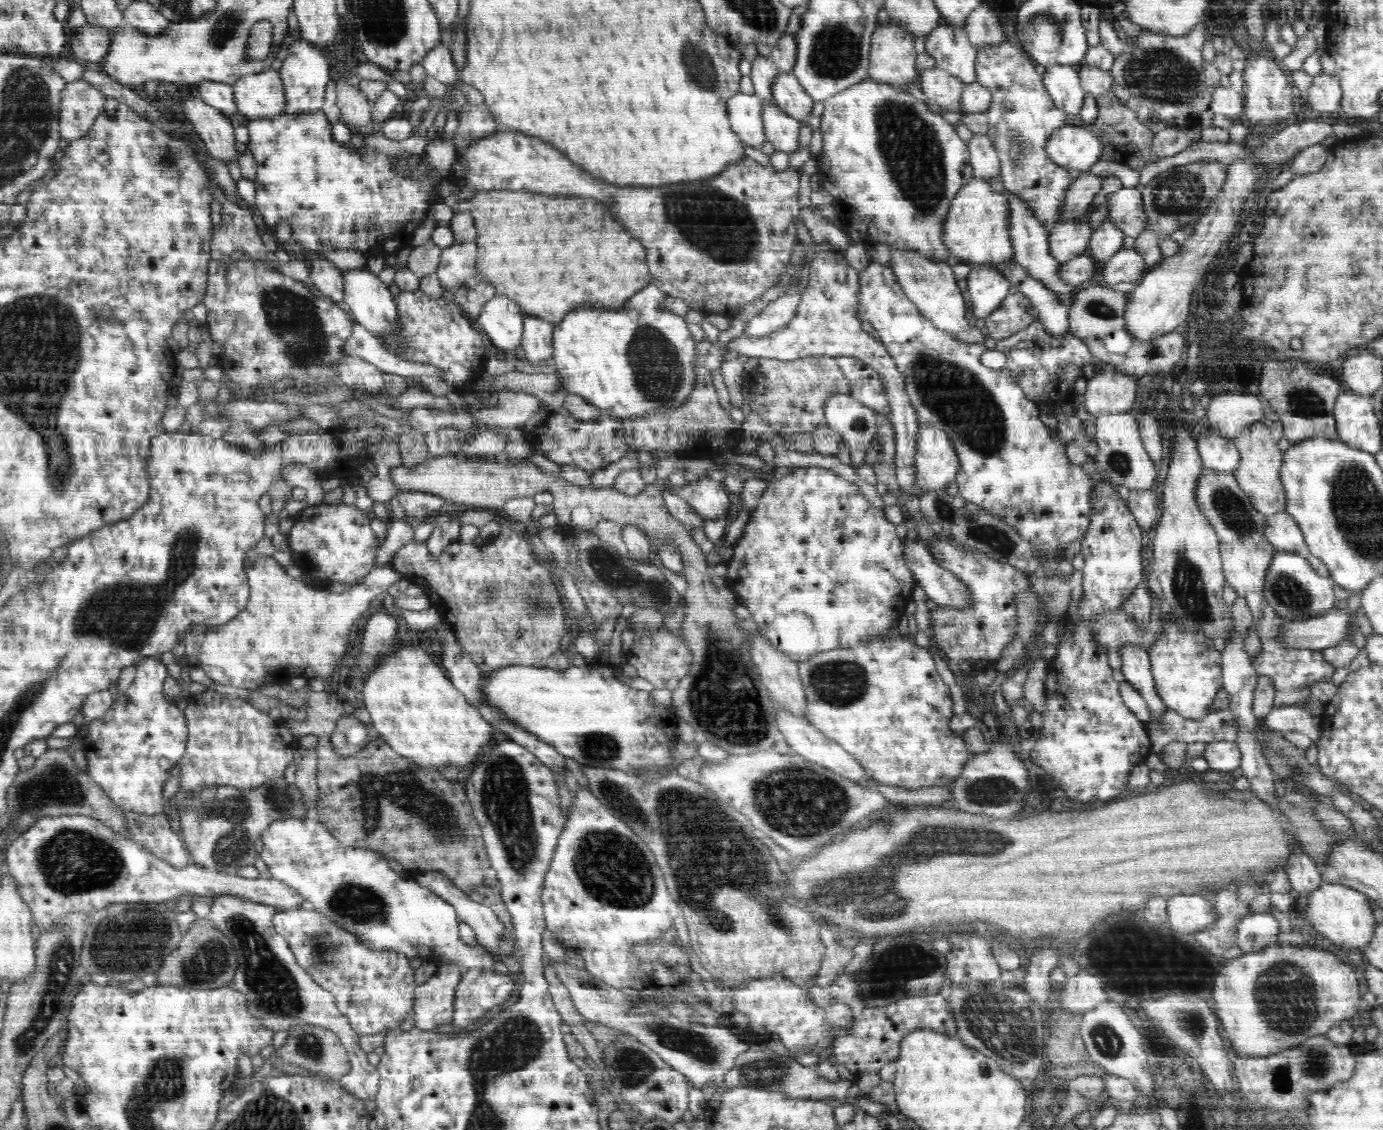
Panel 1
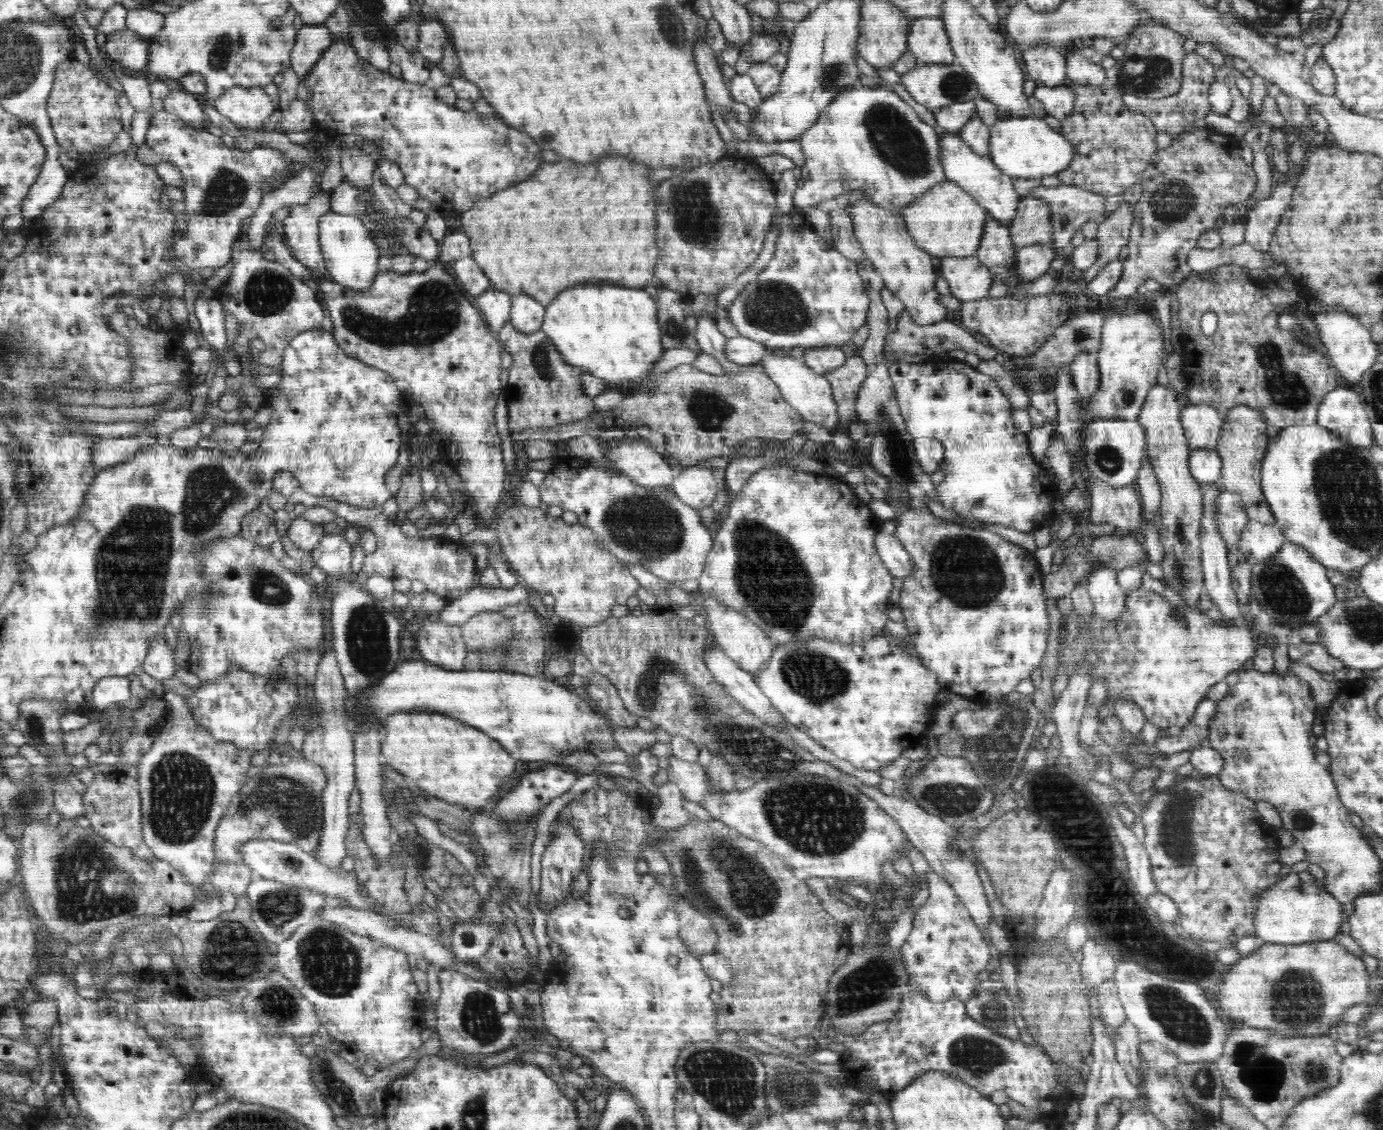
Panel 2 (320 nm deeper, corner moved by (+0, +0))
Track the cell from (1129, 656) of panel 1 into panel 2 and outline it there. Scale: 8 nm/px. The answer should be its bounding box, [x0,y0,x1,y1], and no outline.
[1085,567,1127,622]

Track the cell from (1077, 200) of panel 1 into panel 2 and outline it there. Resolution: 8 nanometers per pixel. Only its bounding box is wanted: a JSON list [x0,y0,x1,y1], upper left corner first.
[1007,201,1052,250]

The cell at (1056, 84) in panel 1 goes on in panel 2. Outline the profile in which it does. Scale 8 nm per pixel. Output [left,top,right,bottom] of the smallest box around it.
[1022,45,1068,87]

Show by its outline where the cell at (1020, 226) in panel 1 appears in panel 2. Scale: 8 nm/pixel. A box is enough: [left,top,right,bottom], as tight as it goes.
[940,132,1020,226]

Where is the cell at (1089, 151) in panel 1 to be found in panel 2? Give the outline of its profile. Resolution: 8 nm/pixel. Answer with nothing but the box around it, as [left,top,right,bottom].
[990,117,1074,179]

